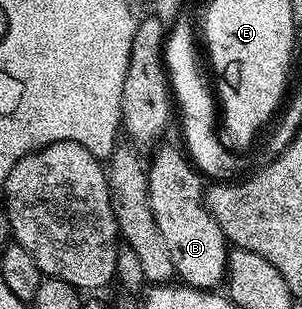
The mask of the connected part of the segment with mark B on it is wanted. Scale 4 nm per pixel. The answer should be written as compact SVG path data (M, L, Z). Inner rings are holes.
M165 144L153 153L154 161L148 164L150 205L156 226L160 226L164 246L168 246L168 254L172 254L177 279L187 288L217 289L226 278L227 238L206 208L203 177L181 147Z

